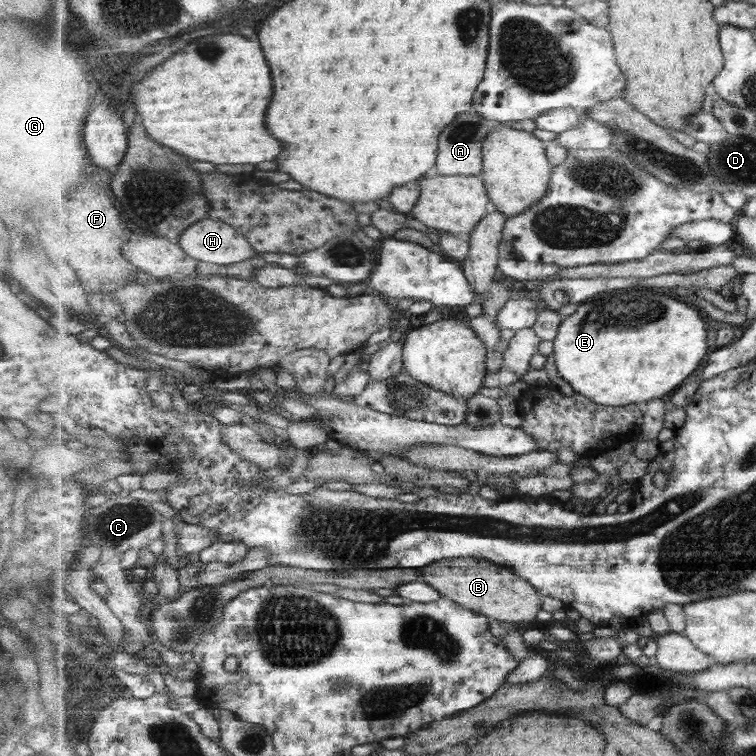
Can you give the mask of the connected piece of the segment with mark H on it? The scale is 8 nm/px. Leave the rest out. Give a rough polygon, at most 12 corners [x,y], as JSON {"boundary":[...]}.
{"boundary":[[211,217],[179,245],[195,260],[225,266],[258,255],[239,229]]}

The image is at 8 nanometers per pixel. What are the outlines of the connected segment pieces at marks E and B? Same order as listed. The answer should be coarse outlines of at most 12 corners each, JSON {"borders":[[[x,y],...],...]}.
{"borders":[[[653,290],[562,320],[558,374],[605,406],[665,398],[710,354],[701,312]],[[446,559],[420,571],[443,596],[505,625],[545,595],[509,567]]]}

